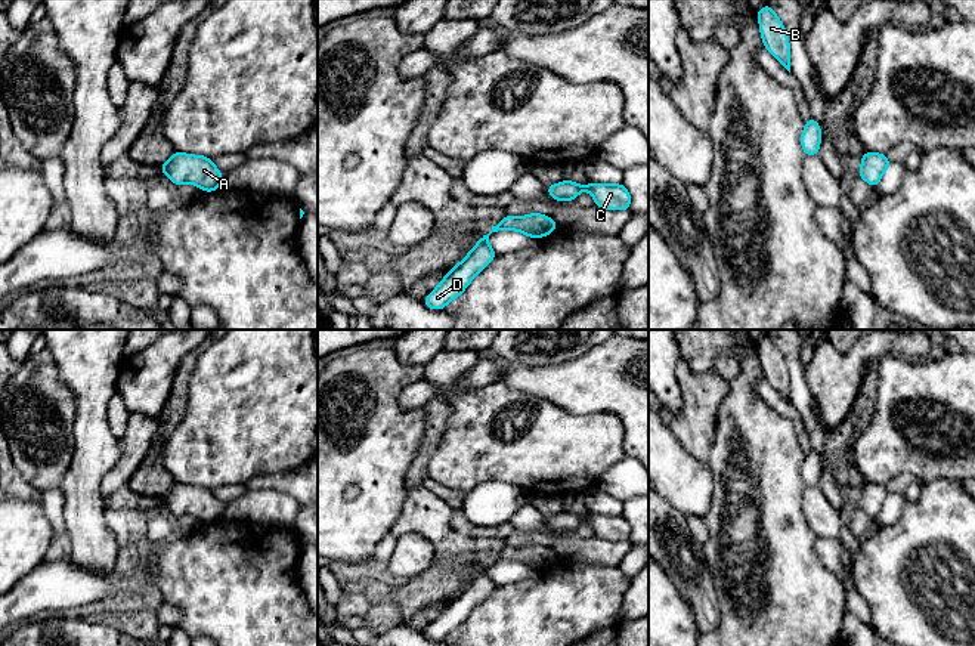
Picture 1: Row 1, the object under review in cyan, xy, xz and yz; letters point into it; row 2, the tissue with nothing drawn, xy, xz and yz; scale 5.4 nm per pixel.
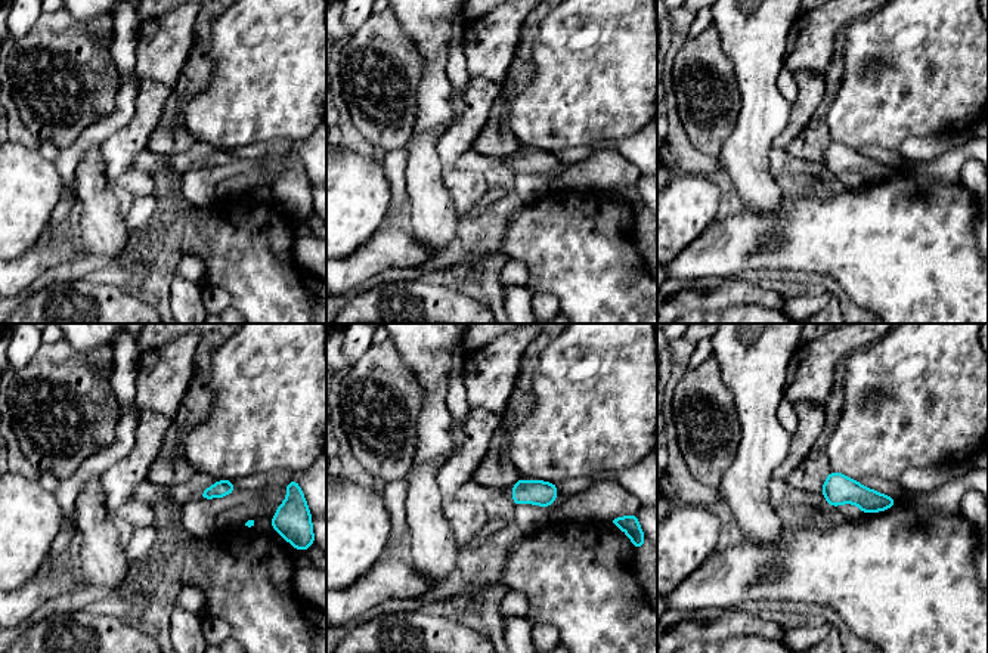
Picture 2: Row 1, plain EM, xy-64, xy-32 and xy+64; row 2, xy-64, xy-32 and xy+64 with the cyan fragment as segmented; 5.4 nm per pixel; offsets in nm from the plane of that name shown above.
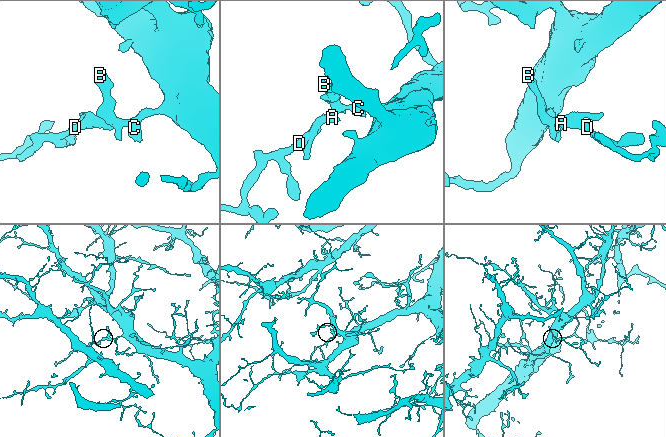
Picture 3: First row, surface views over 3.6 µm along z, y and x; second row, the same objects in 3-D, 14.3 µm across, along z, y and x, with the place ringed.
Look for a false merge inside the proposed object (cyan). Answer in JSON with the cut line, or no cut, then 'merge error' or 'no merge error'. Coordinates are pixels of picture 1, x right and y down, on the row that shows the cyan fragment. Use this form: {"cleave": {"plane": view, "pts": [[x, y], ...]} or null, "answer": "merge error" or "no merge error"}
{"cleave": null, "answer": "no merge error"}

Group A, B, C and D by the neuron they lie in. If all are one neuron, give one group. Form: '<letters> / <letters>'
A B C D

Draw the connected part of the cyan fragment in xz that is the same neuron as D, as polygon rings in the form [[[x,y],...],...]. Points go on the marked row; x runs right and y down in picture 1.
[[[541,213],[524,214],[521,217],[513,217],[507,214],[498,225],[492,228],[488,235],[483,235],[480,241],[470,250],[465,259],[456,263],[448,275],[439,282],[439,285],[422,300],[430,309],[445,309],[449,302],[461,296],[462,291],[470,285],[473,278],[480,273],[495,257],[496,253],[489,245],[489,235],[498,231],[519,231],[530,238],[542,238],[555,231],[558,225],[548,216]]]

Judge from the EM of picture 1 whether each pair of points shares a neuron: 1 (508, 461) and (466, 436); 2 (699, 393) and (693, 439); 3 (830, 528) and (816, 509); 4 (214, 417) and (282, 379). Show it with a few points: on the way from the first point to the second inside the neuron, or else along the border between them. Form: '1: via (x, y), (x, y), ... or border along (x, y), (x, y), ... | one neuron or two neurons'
1: via (498, 451), (483, 436), (476, 436) | one neuron
2: via (699, 405), (696, 427) | one neuron
3: via (828, 524), (819, 513) | one neuron
4: via (231, 417), (244, 417), (266, 395) | one neuron

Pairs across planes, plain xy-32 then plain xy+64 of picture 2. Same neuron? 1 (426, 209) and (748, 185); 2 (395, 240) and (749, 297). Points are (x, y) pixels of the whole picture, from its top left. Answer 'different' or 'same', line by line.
1: same
2: different

